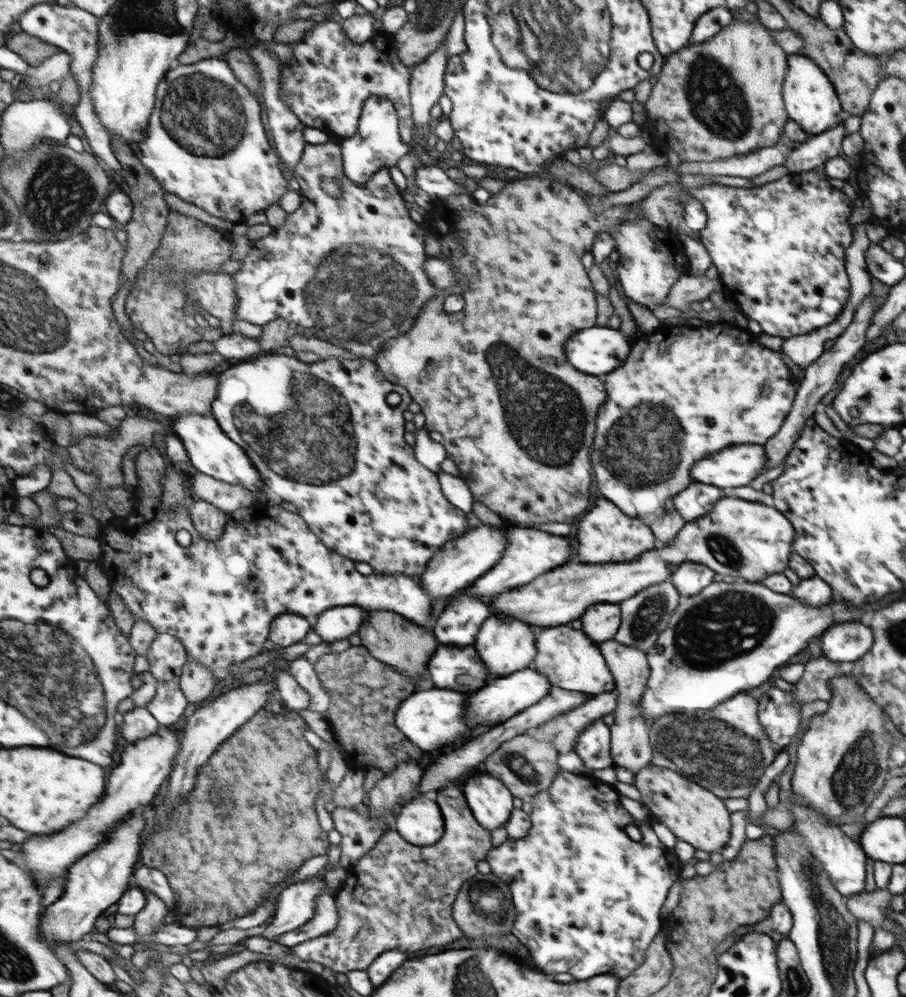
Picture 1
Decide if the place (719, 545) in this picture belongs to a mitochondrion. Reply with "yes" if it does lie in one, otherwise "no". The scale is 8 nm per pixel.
yes

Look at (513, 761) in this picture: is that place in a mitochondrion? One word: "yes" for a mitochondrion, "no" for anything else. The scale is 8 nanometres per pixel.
yes

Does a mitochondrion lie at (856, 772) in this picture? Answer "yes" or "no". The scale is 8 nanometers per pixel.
yes

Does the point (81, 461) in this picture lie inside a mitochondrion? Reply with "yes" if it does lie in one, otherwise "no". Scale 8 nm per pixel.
no

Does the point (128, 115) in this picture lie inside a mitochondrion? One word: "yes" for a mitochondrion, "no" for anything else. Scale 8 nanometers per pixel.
no

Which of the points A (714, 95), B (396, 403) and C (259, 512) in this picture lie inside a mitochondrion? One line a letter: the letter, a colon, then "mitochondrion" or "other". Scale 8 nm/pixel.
A: mitochondrion
B: other
C: other

